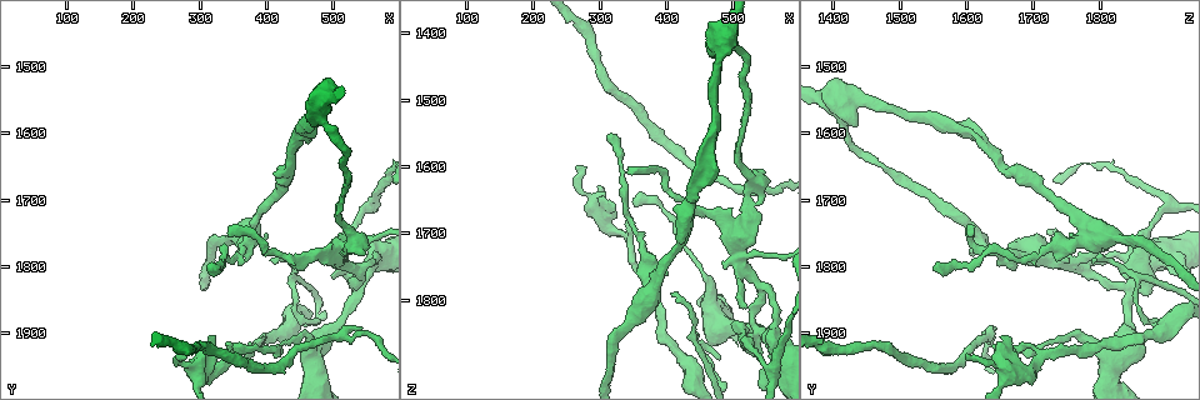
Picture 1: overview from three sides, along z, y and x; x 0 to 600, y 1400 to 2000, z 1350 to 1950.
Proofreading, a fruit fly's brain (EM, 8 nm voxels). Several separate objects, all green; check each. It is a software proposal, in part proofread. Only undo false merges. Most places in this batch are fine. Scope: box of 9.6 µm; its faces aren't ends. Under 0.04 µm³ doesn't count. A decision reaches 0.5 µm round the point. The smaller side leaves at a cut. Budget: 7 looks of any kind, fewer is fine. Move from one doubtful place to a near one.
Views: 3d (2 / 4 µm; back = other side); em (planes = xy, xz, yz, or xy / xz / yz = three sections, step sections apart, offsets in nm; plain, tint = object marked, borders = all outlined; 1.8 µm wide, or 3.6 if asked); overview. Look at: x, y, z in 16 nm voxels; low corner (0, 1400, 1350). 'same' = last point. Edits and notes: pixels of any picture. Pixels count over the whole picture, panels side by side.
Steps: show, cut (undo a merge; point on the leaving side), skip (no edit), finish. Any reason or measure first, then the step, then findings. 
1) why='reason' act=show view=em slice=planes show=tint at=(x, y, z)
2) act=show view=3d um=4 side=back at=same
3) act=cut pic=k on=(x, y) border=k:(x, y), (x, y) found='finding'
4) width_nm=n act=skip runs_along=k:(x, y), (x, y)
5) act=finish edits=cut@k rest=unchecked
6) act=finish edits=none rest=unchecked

why='sharp bend' act=show view=3d um=2 at=(535, 1830, 1845)

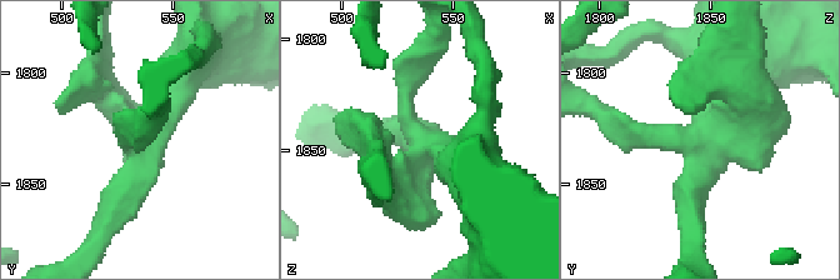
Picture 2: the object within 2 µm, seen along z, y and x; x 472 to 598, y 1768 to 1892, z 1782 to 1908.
arms=4 why='now the EM' act=show view=em slice=planes show=tint at=(536, 1828, 1843)

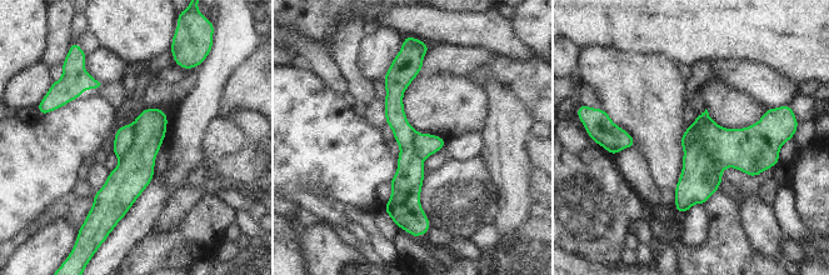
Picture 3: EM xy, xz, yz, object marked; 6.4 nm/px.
width_nm=190 act=cut pic=3 on=(700, 178) part_leaving=3:(160, 113), (119, 193), (119, 213) found='a second neuron is stuck on'

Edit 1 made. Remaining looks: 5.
why='branch point' act=show view=em um=3.6 slice=planes show=plain at=(550, 1710, 1900)

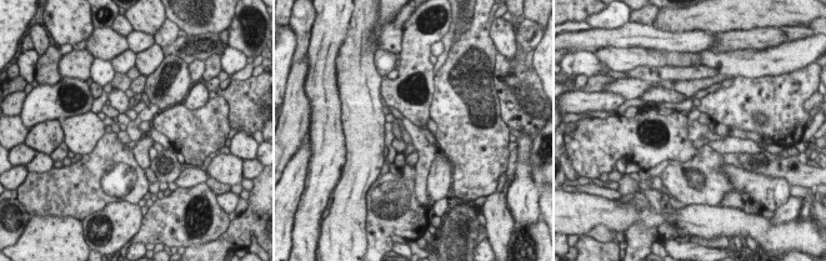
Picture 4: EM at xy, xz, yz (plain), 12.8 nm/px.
act=show view=em um=3.6 slice=planes show=tint at=same

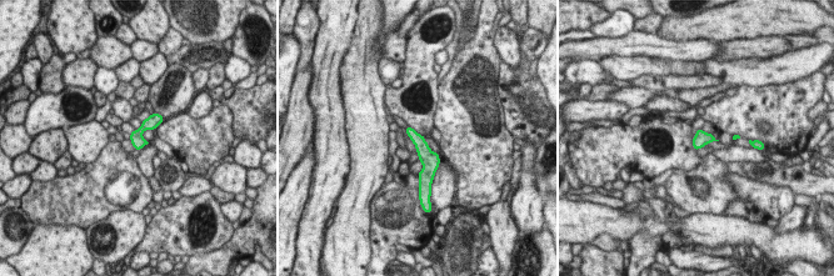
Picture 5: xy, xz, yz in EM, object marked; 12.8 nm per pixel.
act=skip found='continuous, no second neuron'

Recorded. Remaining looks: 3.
why='sharp bend' act=show view=3d um=2 at=(500, 1775, 1710)

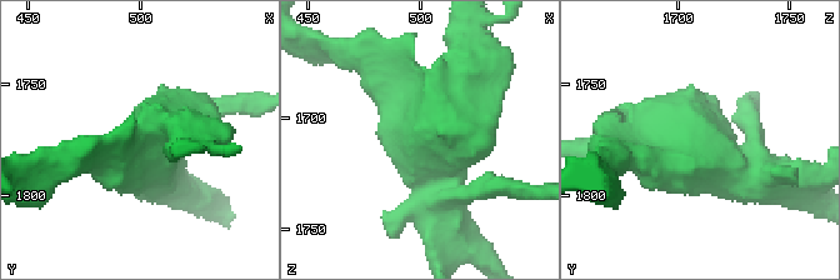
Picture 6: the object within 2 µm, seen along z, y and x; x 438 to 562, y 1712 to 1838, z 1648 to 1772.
act=show view=em slice=yz step=8 show=tint at=(505, 1775, 1706)

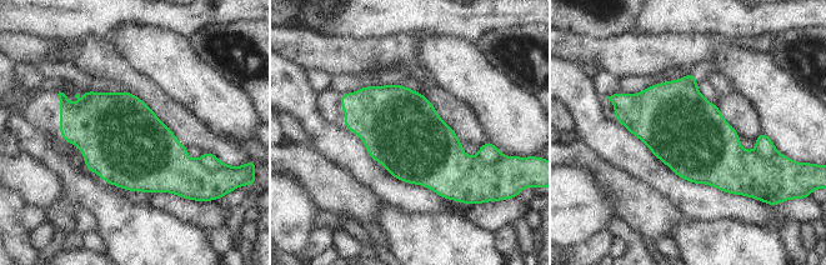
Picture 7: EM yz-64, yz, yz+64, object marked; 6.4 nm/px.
why='another direction' act=show view=em slice=planes show=tint at=same

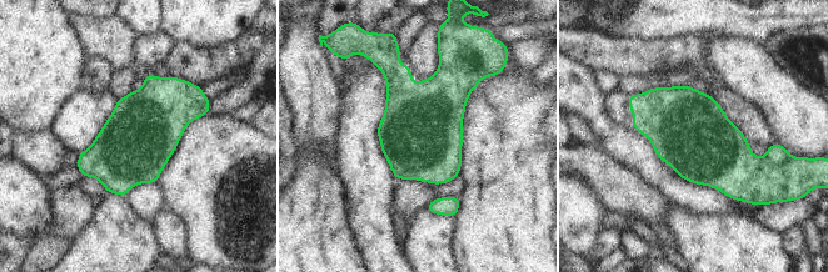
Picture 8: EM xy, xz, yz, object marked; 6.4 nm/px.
width_nm=480 act=skip found='continuous, no second neuron'

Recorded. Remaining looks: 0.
act=finish edits=cut@3 rest=unchecked

